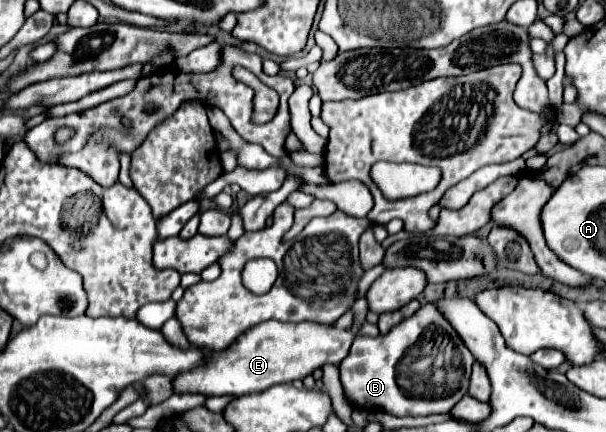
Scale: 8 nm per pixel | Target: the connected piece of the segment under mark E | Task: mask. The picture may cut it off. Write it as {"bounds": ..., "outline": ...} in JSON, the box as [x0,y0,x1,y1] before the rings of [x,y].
{"bounds":[173,321,353,395],"outline":[[[269,321],[253,327],[221,353],[211,353],[211,359],[205,367],[187,371],[173,379],[175,393],[203,393],[203,395],[249,395],[261,393],[271,385],[291,383],[295,379],[305,379],[313,375],[315,369],[323,369],[323,365],[339,365],[351,345],[353,331],[339,329],[335,325],[301,321],[301,323],[281,323]]]}

